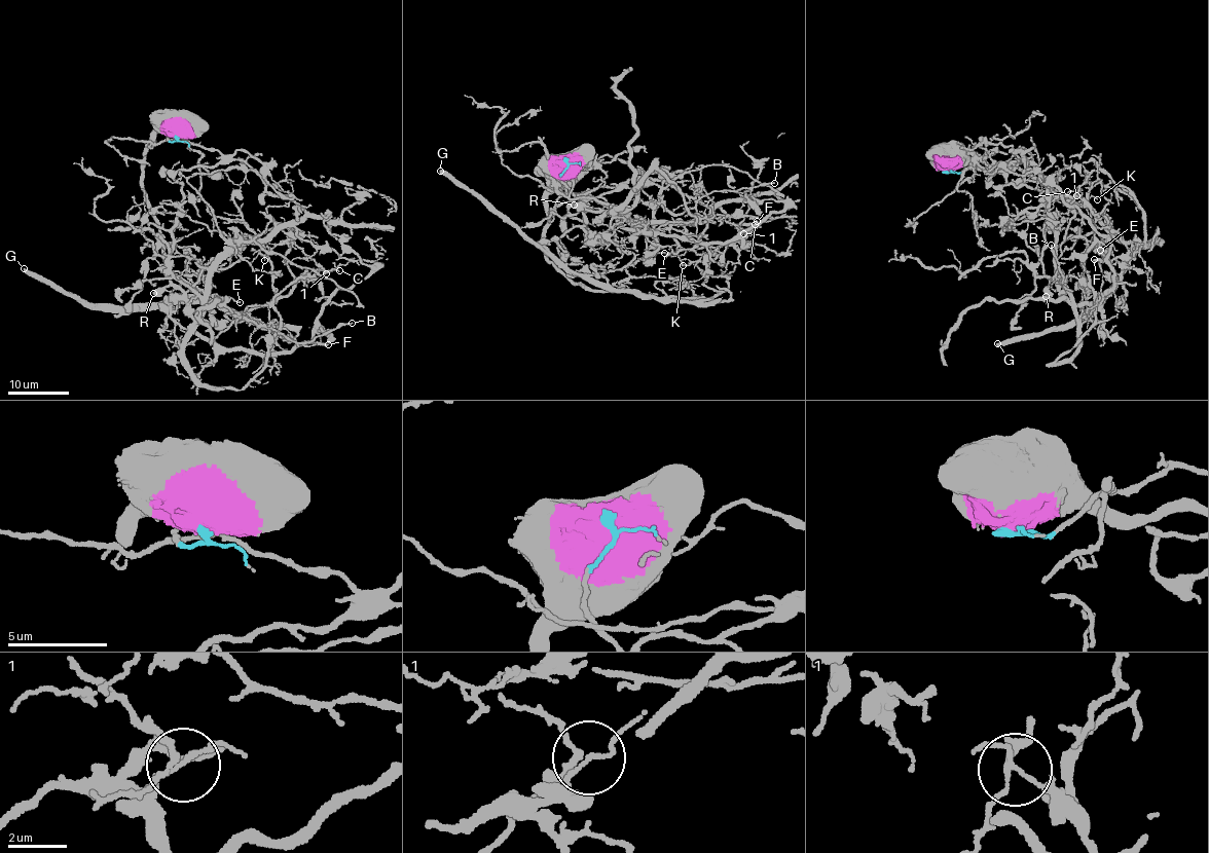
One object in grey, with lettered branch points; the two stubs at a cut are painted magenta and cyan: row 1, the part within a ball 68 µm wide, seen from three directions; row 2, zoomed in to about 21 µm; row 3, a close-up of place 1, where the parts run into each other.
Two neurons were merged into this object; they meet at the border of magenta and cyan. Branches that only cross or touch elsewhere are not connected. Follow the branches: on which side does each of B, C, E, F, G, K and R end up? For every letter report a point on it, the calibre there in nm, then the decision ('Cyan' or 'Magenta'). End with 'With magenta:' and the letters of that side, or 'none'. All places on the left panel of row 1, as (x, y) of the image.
B: Place: (352, 323). Thickness 160 nm. Cyan
C: Place: (339, 270). Thickness 100 nm. Cyan
E: Place: (240, 302). Thickness 140 nm. Cyan
F: Place: (328, 344). Thickness 200 nm. Cyan
G: Place: (24, 268). Thickness 440 nm. Magenta
K: Place: (264, 260). Thickness 80 nm. Cyan
R: Place: (153, 293). Thickness 600 nm. Cyan
With magenta: G

